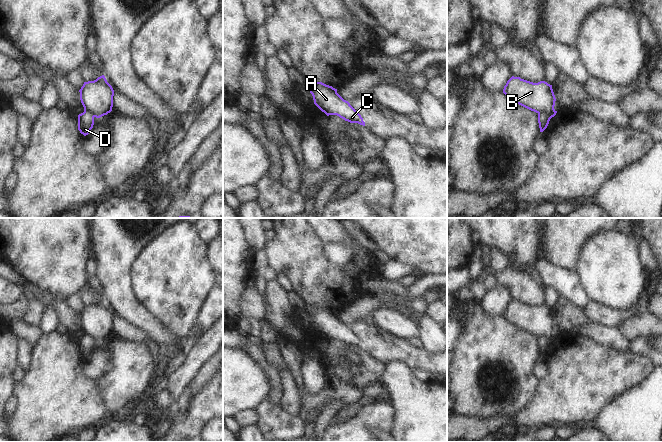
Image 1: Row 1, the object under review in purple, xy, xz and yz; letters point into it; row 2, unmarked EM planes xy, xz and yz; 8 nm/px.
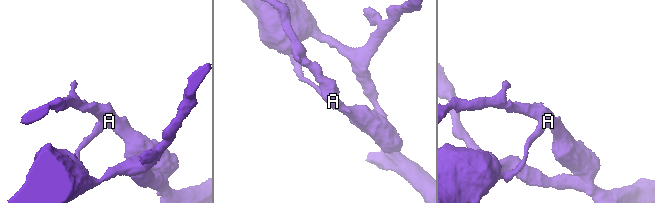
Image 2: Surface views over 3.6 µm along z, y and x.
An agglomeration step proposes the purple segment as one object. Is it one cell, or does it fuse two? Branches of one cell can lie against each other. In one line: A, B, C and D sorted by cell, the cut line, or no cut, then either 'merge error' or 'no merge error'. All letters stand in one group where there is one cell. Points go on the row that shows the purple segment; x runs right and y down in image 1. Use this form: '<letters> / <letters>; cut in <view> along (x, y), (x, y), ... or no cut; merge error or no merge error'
A B C / D; cut in xz along (307, 80), (313, 88), (311, 93); merge error

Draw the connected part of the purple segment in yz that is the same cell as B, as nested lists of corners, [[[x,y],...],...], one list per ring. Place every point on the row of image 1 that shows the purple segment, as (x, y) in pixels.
[[[512,76],[504,86],[503,93],[509,99],[531,111],[546,113],[550,119],[557,113],[554,109],[556,98],[552,85],[545,81],[533,83]]]

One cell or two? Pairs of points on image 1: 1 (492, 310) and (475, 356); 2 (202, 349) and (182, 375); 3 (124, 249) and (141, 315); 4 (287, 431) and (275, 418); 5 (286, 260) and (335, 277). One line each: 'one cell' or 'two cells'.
1: two cells
2: one cell
3: one cell
4: one cell
5: one cell

